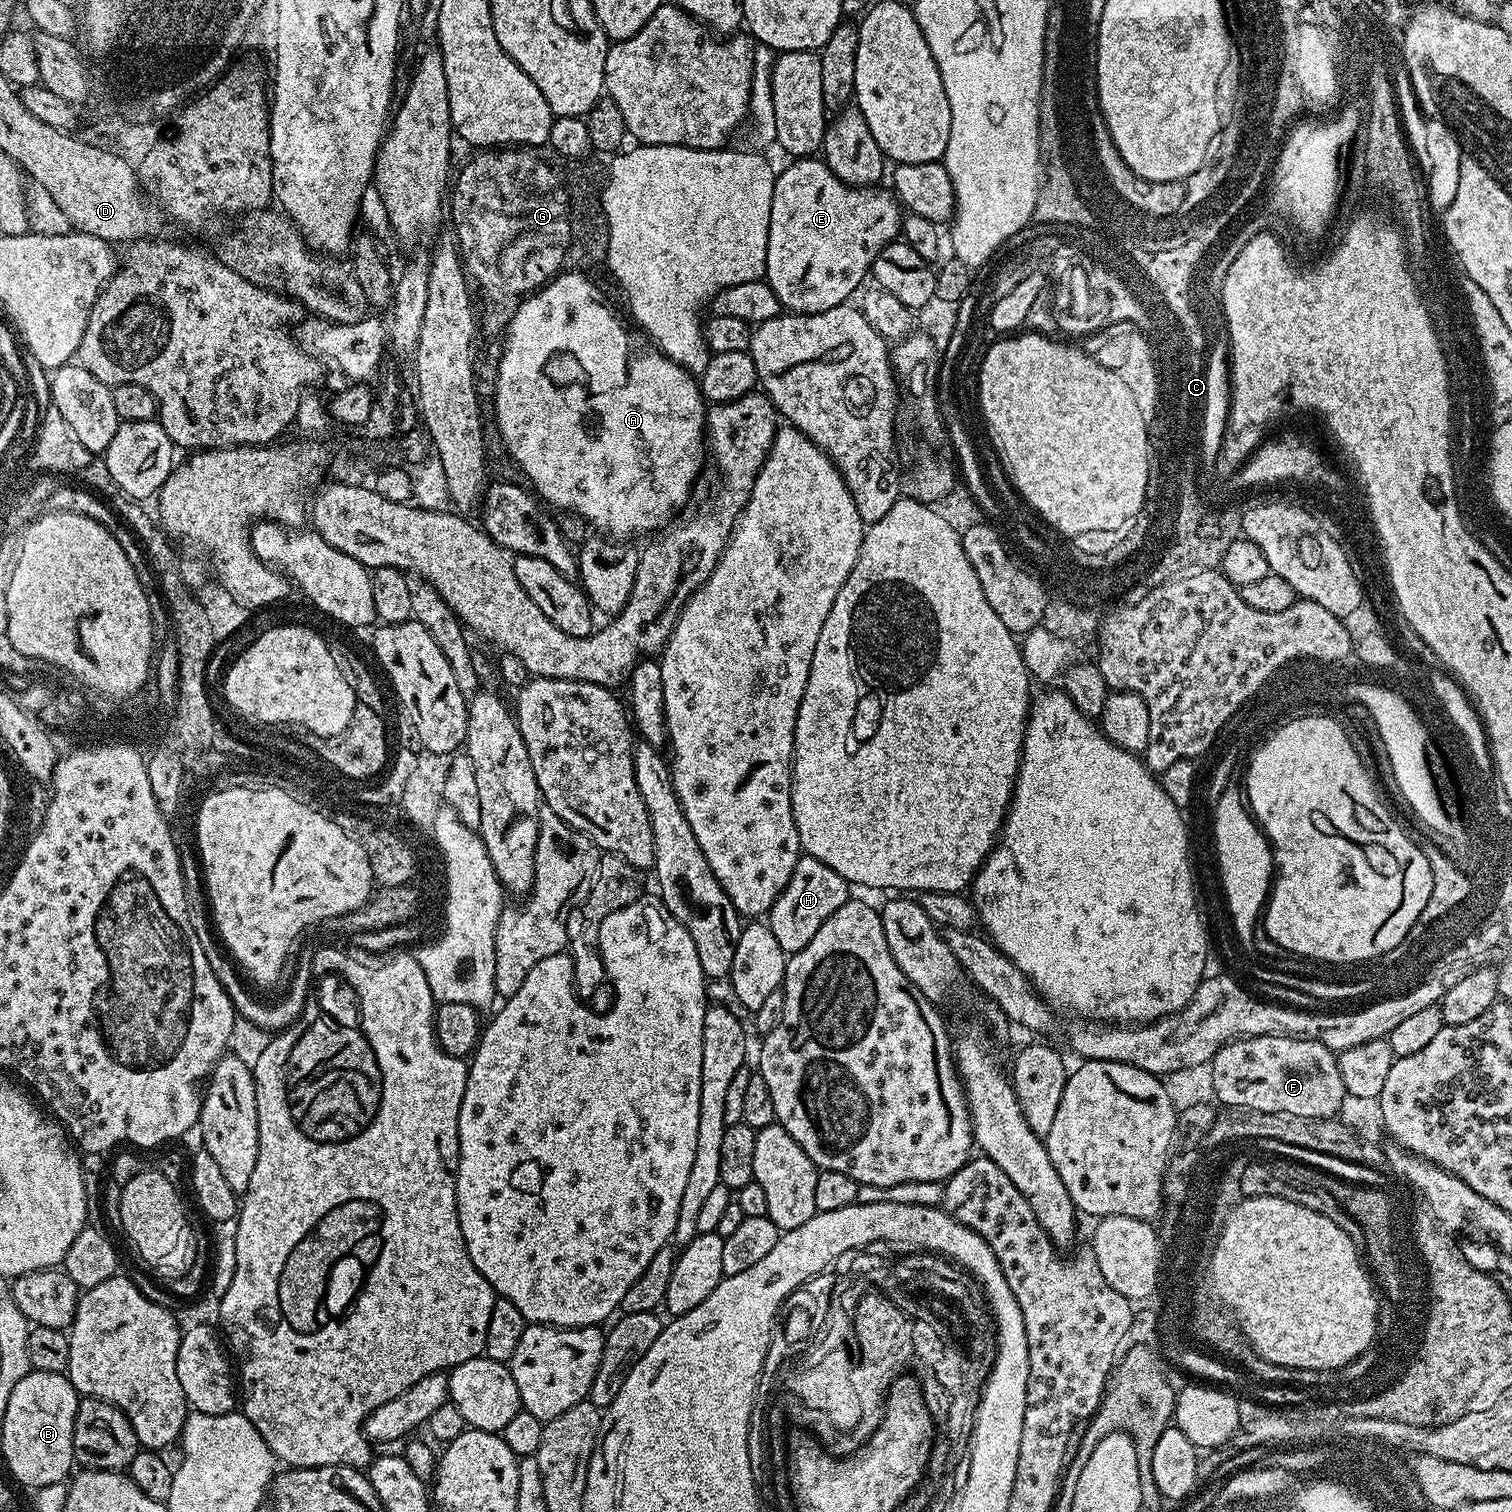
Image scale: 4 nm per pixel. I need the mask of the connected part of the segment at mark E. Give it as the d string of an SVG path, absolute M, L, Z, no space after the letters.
M796 158L788 163L792 164L776 172L764 276L779 298L781 309L792 314L825 312L851 301L852 291L869 279L874 258L901 235L902 208L895 195L883 192L883 187L854 188L843 184L823 159Z

